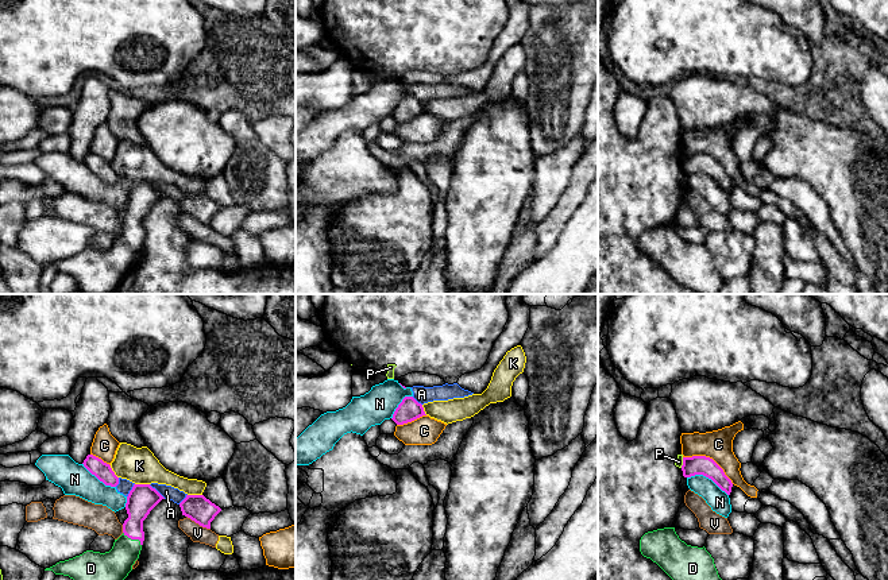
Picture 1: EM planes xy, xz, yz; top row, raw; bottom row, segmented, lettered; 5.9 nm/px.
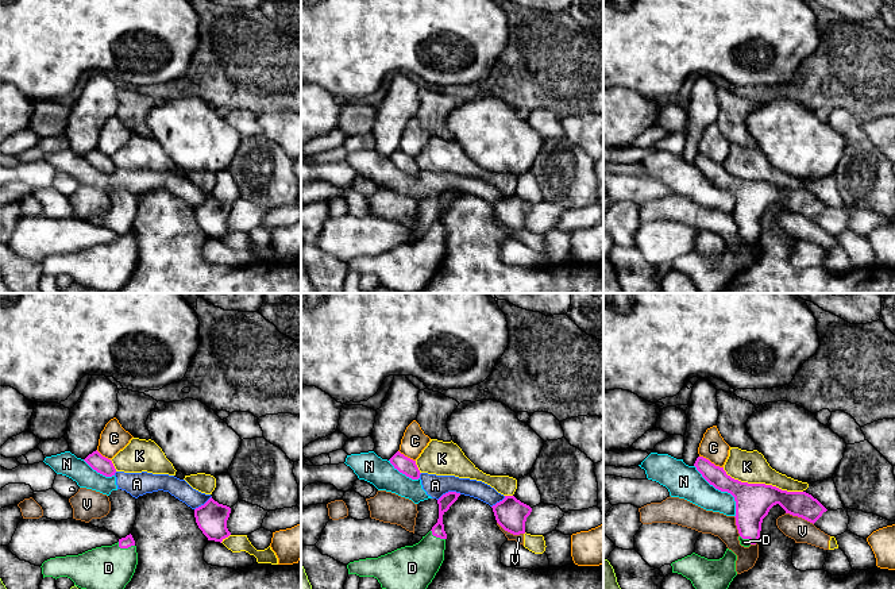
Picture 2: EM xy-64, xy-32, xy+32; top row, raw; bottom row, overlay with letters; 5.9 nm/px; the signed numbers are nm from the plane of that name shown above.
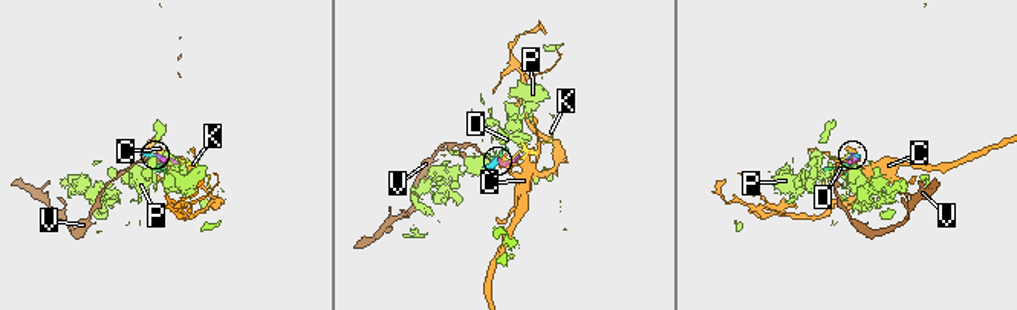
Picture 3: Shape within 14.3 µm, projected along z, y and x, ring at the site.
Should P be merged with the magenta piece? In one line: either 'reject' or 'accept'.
reject

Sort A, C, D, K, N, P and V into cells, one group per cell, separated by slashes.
A D / C / K V / N / P

